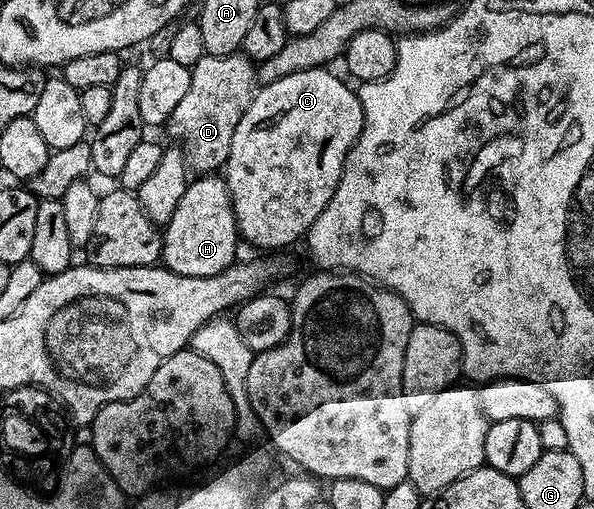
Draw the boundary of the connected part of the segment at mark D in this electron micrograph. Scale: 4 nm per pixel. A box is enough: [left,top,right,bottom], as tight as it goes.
[168,53,256,176]

